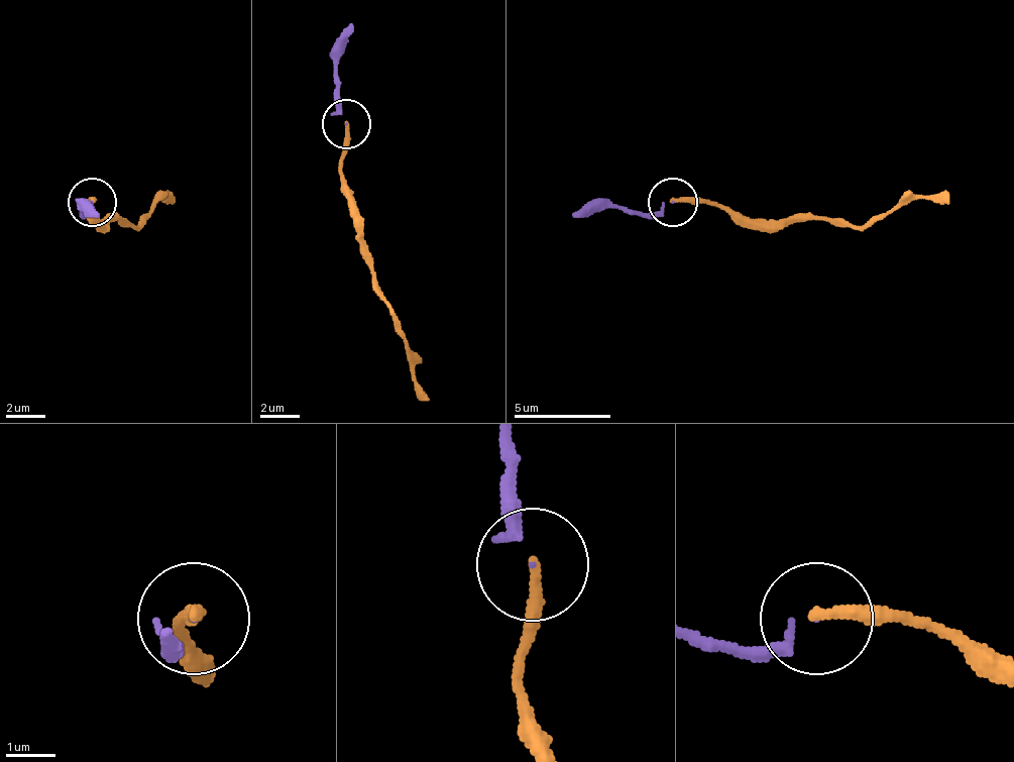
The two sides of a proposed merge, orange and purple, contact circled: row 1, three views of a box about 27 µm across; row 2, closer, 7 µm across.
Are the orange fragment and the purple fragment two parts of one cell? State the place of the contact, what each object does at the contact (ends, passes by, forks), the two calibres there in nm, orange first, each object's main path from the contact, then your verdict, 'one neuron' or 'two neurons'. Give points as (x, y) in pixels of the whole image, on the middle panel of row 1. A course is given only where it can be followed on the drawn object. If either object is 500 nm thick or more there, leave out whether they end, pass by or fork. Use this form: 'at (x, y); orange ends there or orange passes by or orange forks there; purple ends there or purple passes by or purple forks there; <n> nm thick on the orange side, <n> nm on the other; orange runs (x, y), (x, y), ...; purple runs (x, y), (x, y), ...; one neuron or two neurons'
at (346, 124); orange ends there; purple passes by; 240 nm thick on the orange side, 70 nm on the other; orange runs (347, 122), (342, 172), (352, 196), (362, 259), (416, 366), (416, 386), (430, 401); purple runs (347, 122), (337, 93), (337, 39), (352, 25); one neuron

